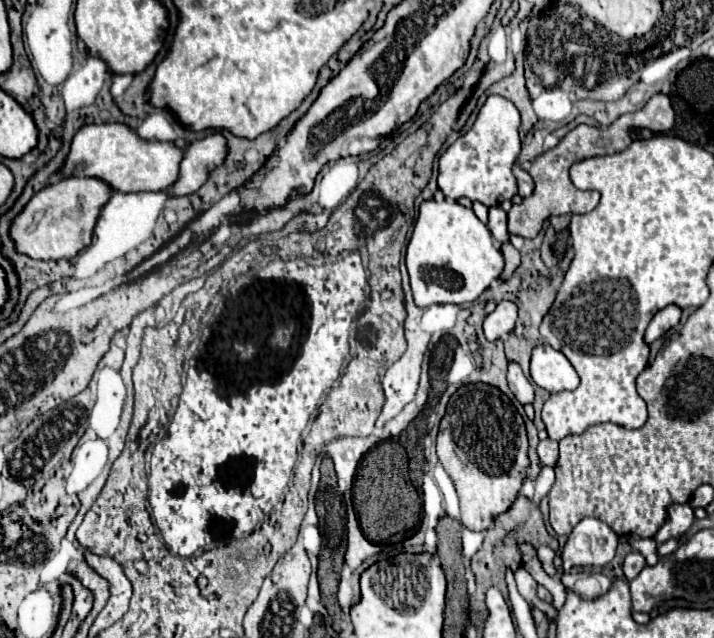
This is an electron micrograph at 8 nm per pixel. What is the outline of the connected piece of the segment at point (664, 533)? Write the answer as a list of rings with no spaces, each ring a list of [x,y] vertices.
[[[676,504],[668,508],[668,522],[664,522],[664,526],[658,530],[658,534],[654,536],[656,542],[666,542],[670,538],[678,538],[682,536],[694,522],[694,512],[690,508],[690,504]]]

